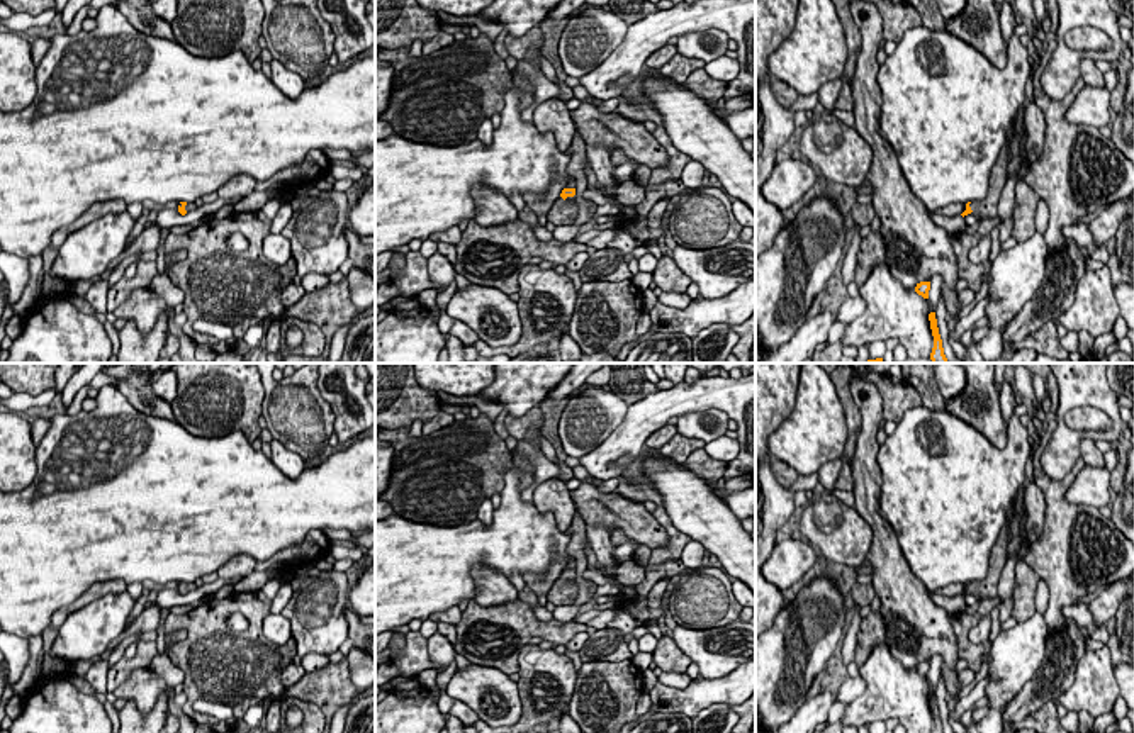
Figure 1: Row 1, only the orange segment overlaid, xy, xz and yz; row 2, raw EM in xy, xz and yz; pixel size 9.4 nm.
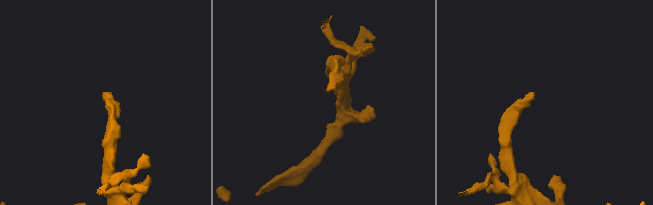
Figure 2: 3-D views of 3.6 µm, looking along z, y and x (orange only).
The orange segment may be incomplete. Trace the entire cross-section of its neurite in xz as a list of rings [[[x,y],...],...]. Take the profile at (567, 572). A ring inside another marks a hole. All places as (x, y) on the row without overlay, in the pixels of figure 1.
[[[564,568],[553,587],[547,594],[547,601],[555,606],[572,606],[577,599],[575,568]]]

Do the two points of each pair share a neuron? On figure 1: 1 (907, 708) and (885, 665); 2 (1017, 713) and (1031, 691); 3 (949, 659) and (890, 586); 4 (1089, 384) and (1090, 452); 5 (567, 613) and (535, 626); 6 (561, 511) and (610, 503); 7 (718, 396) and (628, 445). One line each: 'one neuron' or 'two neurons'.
1: one neuron
2: one neuron
3: one neuron
4: two neurons
5: two neurons
6: two neurons
7: one neuron

